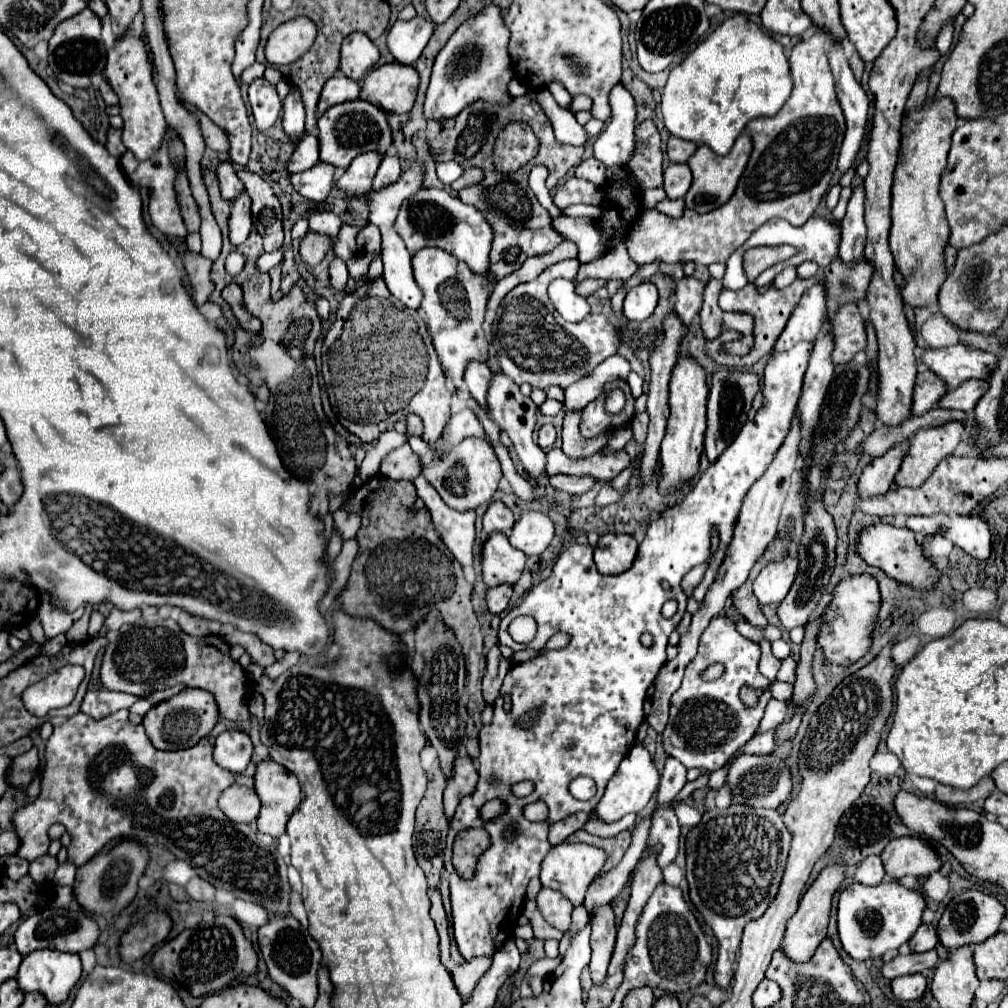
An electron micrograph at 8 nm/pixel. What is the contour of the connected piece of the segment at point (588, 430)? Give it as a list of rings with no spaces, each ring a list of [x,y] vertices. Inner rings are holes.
[[[622,380],[610,382],[610,384],[606,384],[602,398],[592,400],[592,402],[584,408],[582,420],[580,420],[580,432],[582,432],[584,438],[594,438],[594,436],[598,436],[600,432],[604,432],[604,430],[608,430],[608,428],[614,428],[614,430],[616,430],[616,428],[622,428],[624,424],[630,422],[632,412],[634,412],[634,398],[632,398],[632,394],[630,394],[630,386],[628,386],[626,382],[622,382]],[[612,388],[620,388],[620,390],[626,394],[626,406],[624,406],[622,412],[618,412],[618,414],[608,414],[608,412],[604,410],[604,400],[606,400],[606,396],[608,396],[608,392],[610,392]]]

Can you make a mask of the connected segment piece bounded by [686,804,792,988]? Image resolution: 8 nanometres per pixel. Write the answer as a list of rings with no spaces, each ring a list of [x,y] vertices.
[[[738,804],[726,810],[714,808],[704,812],[702,822],[686,836],[686,880],[690,898],[718,938],[714,980],[720,988],[730,986],[732,964],[738,958],[744,926],[762,916],[778,892],[790,842],[792,834],[776,810]]]

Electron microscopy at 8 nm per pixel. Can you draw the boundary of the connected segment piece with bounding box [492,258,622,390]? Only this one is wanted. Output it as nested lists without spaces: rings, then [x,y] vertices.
[[[576,258],[558,262],[546,268],[536,280],[518,284],[504,296],[500,316],[494,326],[492,346],[496,348],[502,372],[518,386],[528,382],[540,390],[548,386],[560,386],[566,390],[570,384],[586,378],[600,362],[604,362],[608,356],[614,356],[622,346],[618,328],[604,314],[590,314],[586,320],[572,324],[562,320],[558,310],[552,306],[546,292],[548,284],[554,278],[572,280],[578,272],[578,266],[580,262]]]

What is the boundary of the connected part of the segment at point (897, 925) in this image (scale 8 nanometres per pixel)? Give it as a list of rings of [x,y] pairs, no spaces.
[[[854,882],[838,898],[838,936],[842,948],[854,960],[882,958],[886,952],[900,948],[912,938],[922,924],[924,908],[924,896],[898,882],[878,886],[862,886],[860,882]]]

